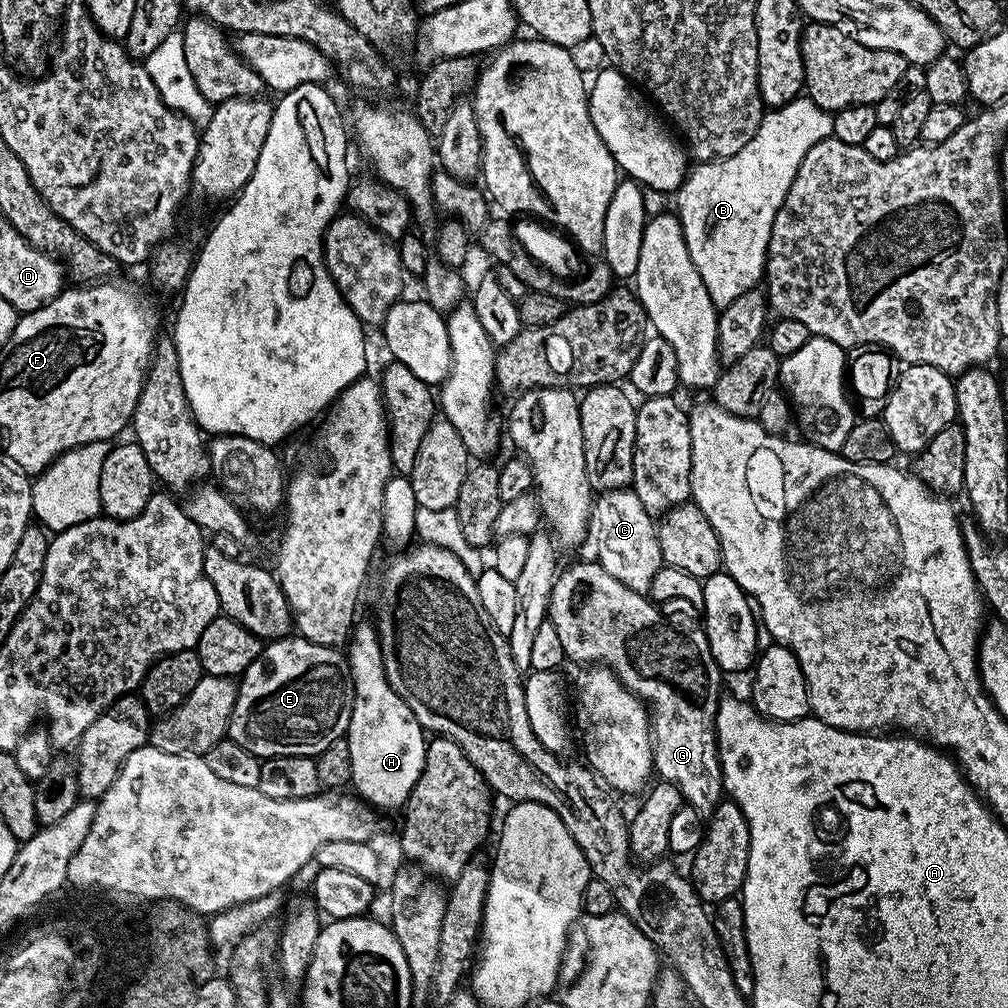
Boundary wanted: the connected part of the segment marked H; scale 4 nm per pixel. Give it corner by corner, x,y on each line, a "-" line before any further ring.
371,623
362,624
353,631
346,652
355,684
352,717
346,733
352,771
350,784
356,787
355,795
373,809
399,809
407,805
408,795
422,774
426,732
404,699
388,685
375,627

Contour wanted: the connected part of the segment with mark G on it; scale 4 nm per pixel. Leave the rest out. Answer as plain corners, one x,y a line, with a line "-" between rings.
599,562
572,564
557,575
548,599
548,620
558,630
562,650
569,661
581,660
581,665
599,662
611,670
650,709
652,726
652,762
660,780
678,786
687,807
710,814
725,795
716,749
716,710
720,705
722,673
710,654
708,639
696,630
683,636
672,624
664,621
657,605
645,593
630,590
614,574
606,574

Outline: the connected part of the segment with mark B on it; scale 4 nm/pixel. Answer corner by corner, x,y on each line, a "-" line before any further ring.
801,94
789,104
765,111
754,138
738,154
730,154
725,160
697,163
675,191
674,215
680,220
686,250
717,309
730,306
734,298
761,283
774,218
798,174
798,166
802,166
802,158
806,158
806,150
832,136
832,118
833,113
822,110
807,94

